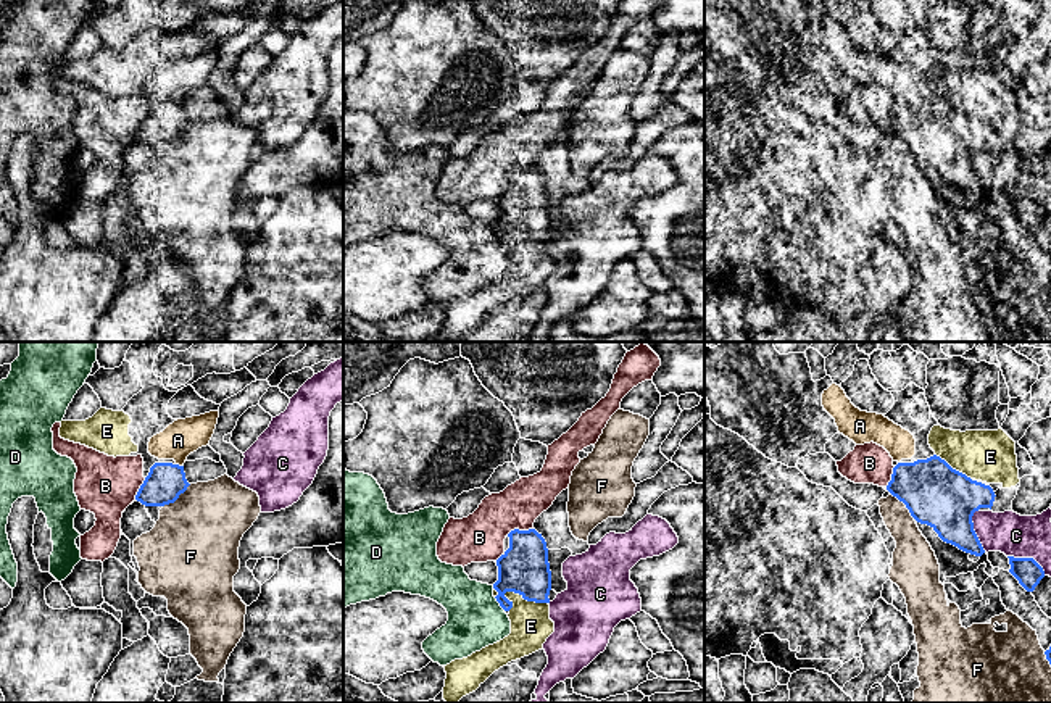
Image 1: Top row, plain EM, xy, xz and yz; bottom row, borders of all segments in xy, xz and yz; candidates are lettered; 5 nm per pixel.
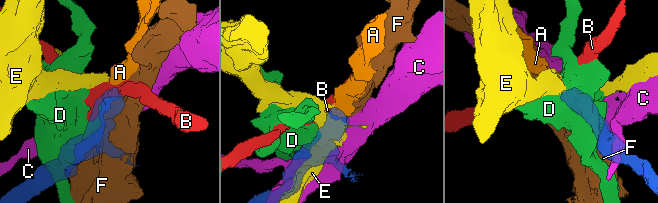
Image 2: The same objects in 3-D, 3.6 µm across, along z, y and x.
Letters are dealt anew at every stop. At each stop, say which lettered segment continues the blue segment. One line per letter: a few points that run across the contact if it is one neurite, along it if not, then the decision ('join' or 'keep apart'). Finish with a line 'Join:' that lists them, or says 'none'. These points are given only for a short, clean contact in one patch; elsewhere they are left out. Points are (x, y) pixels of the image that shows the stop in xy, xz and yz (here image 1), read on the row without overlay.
A: join
B: keep apart
C: keep apart
D: keep apart
E: keep apart
F: keep apart
Join: A

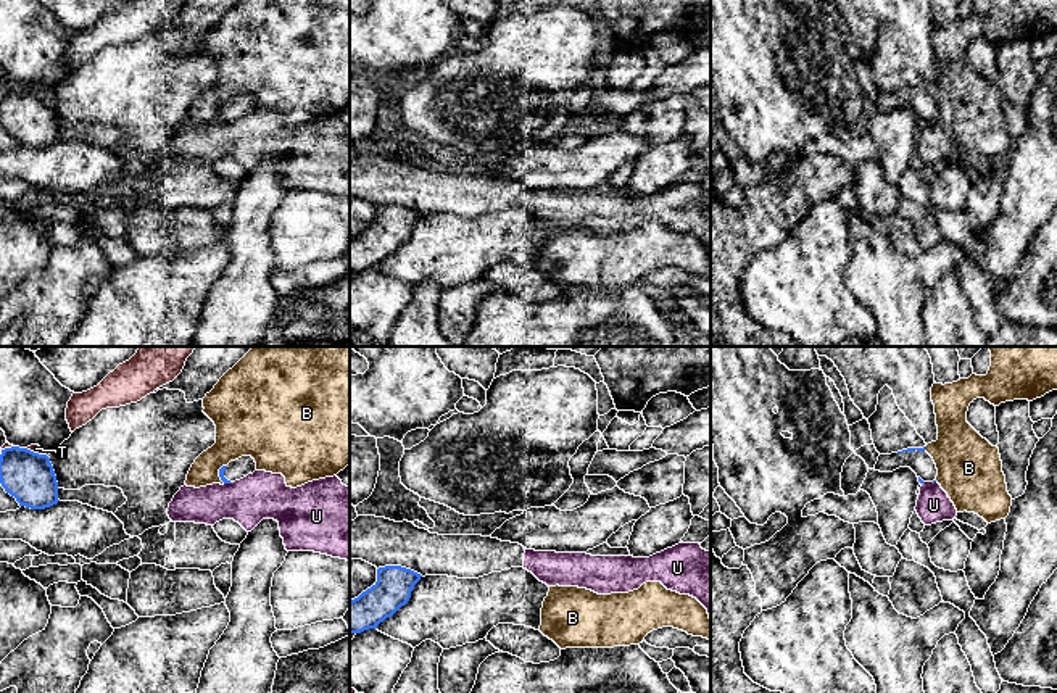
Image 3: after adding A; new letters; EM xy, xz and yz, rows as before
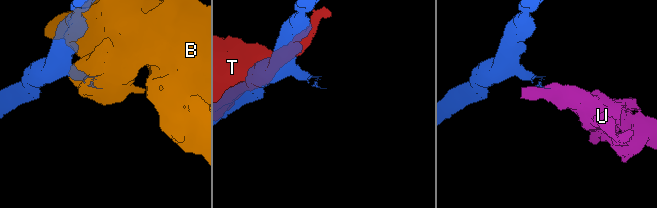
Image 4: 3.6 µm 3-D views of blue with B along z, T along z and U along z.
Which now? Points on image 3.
B: line xy (223, 103), (219, 116), (224, 121); keep apart
T: keep apart
U: line xy (231, 121), (224, 123); keep apart
Join: none

